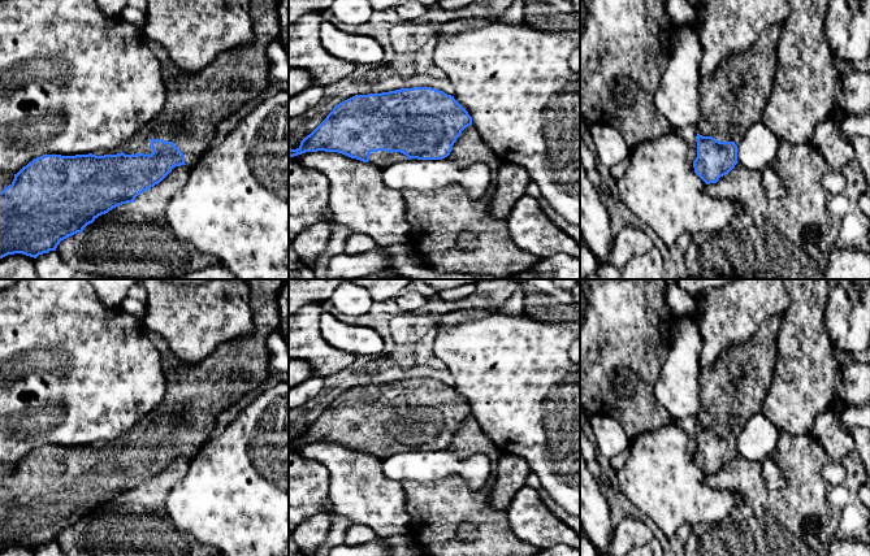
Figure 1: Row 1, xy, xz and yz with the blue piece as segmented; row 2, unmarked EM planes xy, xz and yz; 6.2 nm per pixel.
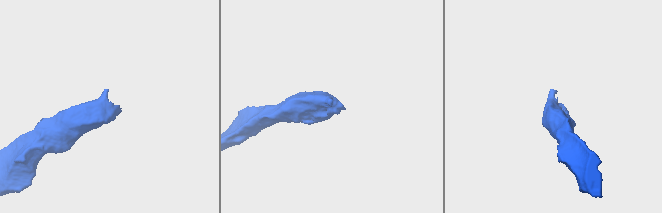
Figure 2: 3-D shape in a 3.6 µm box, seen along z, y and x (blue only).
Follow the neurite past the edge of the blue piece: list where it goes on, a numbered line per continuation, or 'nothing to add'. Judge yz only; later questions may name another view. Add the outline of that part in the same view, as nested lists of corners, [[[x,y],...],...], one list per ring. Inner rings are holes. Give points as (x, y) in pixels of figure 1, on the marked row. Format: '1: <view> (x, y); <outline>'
1: yz (732, 99); [[[772,25],[744,53],[723,61],[711,75],[706,75],[700,87],[701,117],[698,134],[719,142],[740,143],[745,133],[762,121],[763,109],[771,92],[776,66],[776,48],[782,25]]]

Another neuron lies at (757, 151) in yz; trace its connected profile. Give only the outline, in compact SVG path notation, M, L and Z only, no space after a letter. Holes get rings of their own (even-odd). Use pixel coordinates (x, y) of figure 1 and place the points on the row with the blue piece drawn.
M762 122L754 123L737 145L737 161L759 175L772 171L782 143Z

